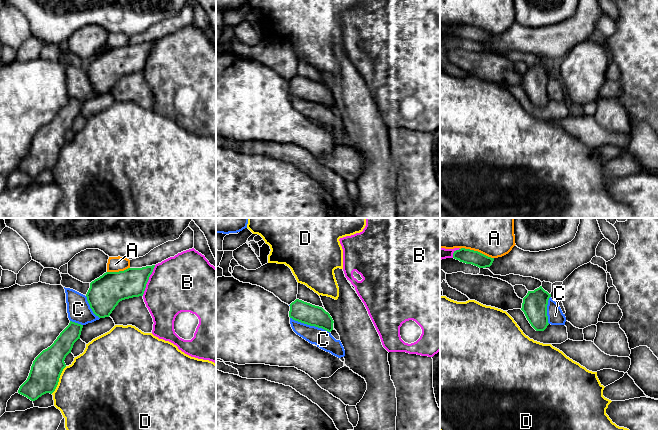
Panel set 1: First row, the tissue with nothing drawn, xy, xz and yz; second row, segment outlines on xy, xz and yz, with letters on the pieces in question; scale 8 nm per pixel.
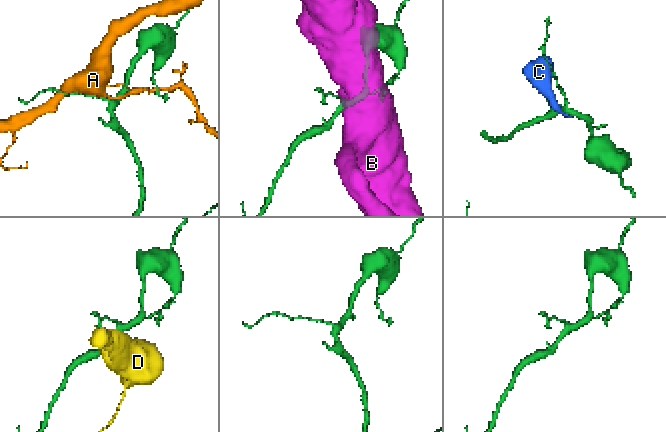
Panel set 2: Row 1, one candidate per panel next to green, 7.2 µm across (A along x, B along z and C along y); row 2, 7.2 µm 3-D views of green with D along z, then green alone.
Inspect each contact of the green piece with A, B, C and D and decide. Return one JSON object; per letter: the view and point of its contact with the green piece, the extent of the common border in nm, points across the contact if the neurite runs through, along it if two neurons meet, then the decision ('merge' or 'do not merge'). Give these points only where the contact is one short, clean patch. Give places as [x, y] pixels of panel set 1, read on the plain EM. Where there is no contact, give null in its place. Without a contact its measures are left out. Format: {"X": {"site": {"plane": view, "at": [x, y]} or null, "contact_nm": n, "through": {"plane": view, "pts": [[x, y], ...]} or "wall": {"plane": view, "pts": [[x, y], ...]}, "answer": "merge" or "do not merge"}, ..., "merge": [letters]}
{"A": {"site": {"plane": "yz", "at": [477, 27]}, "contact_nm": 280, "answer": "do not merge"}, "B": {"site": {"plane": "xy", "at": [148, 55]}, "contact_nm": 260, "answer": "do not merge"}, "C": {"site": {"plane": "xz", "at": [310, 101]}, "contact_nm": 340, "wall": {"plane": "xz", "pts": [[290, 93], [321, 103], [329, 108]]}, "answer": "do not merge"}, "D": {"site": {"plane": "xy", "at": [58, 156]}, "contact_nm": 260, "answer": "do not merge"}, "merge": []}

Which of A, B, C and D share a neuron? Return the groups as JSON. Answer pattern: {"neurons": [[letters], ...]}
{"neurons": [["A"], ["B"], ["C"], ["D"]]}

